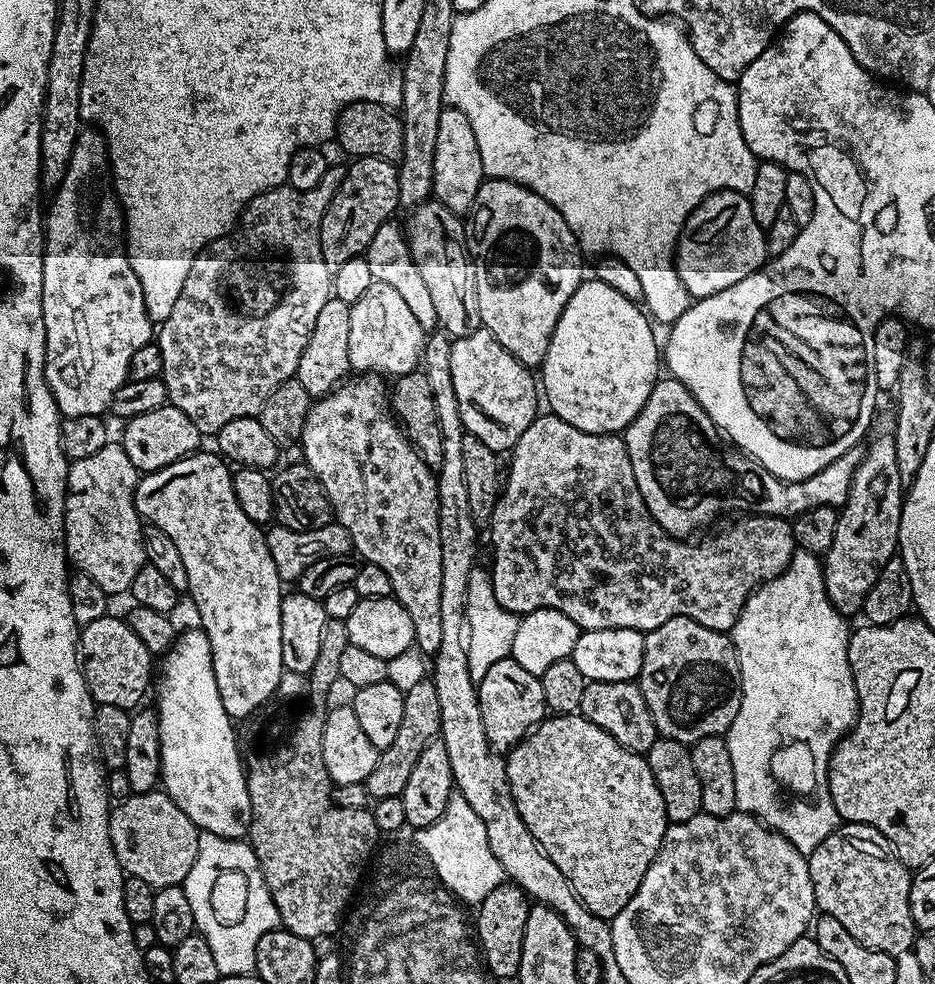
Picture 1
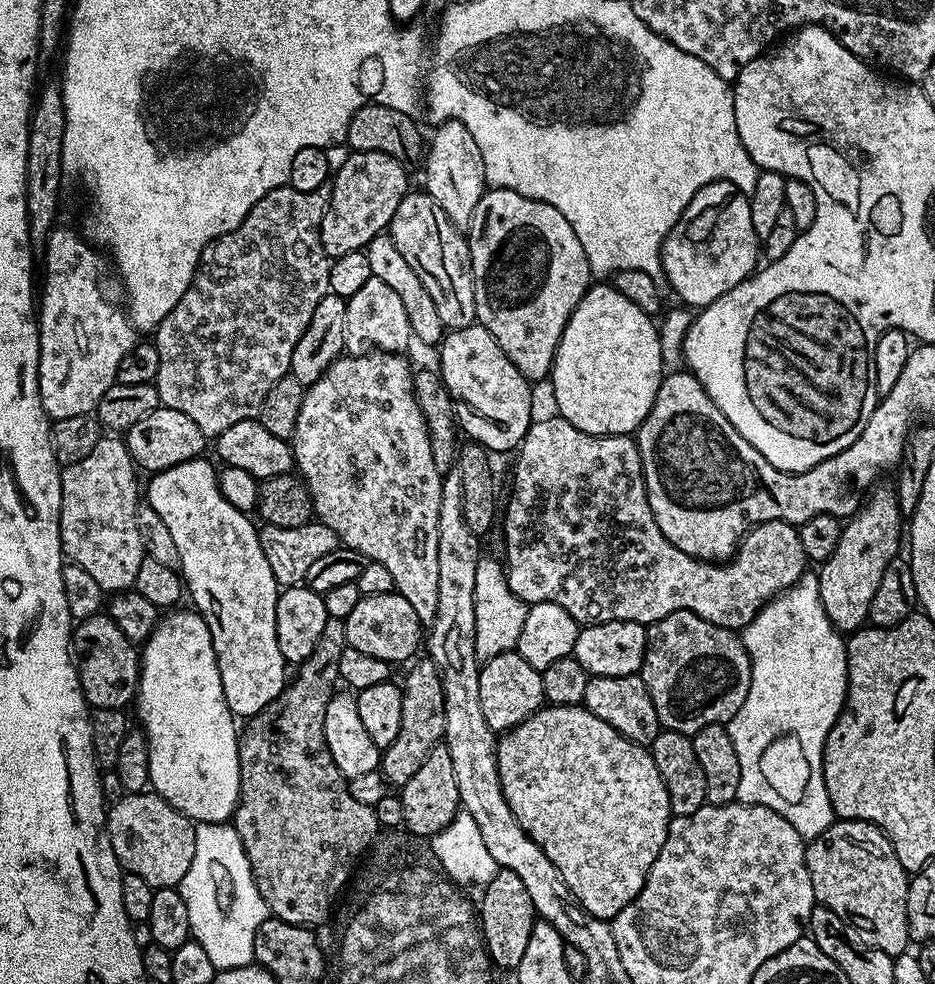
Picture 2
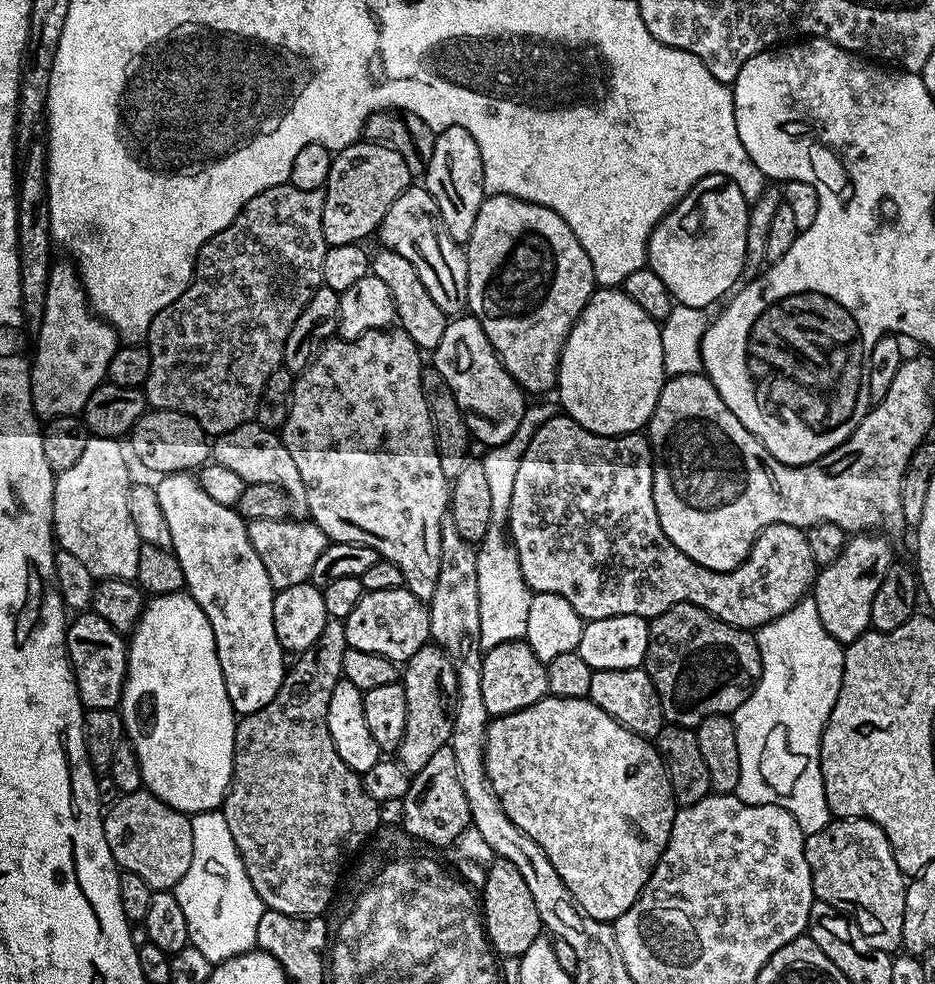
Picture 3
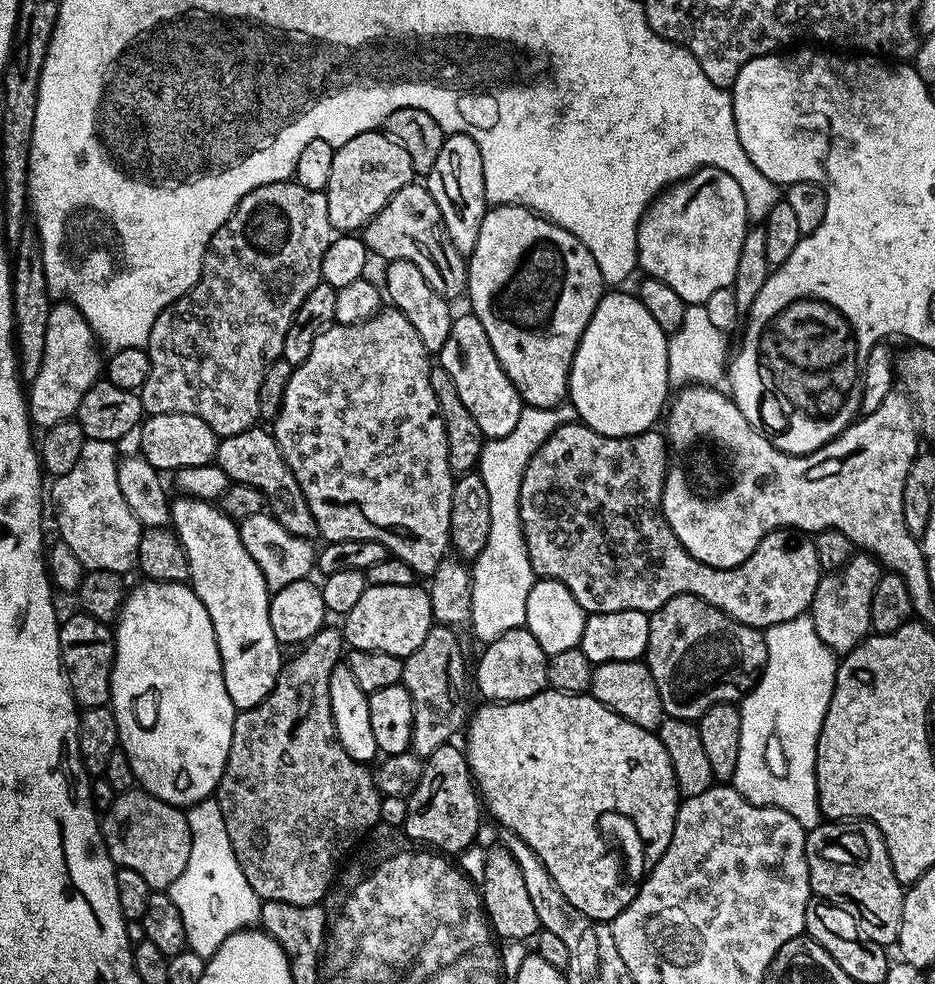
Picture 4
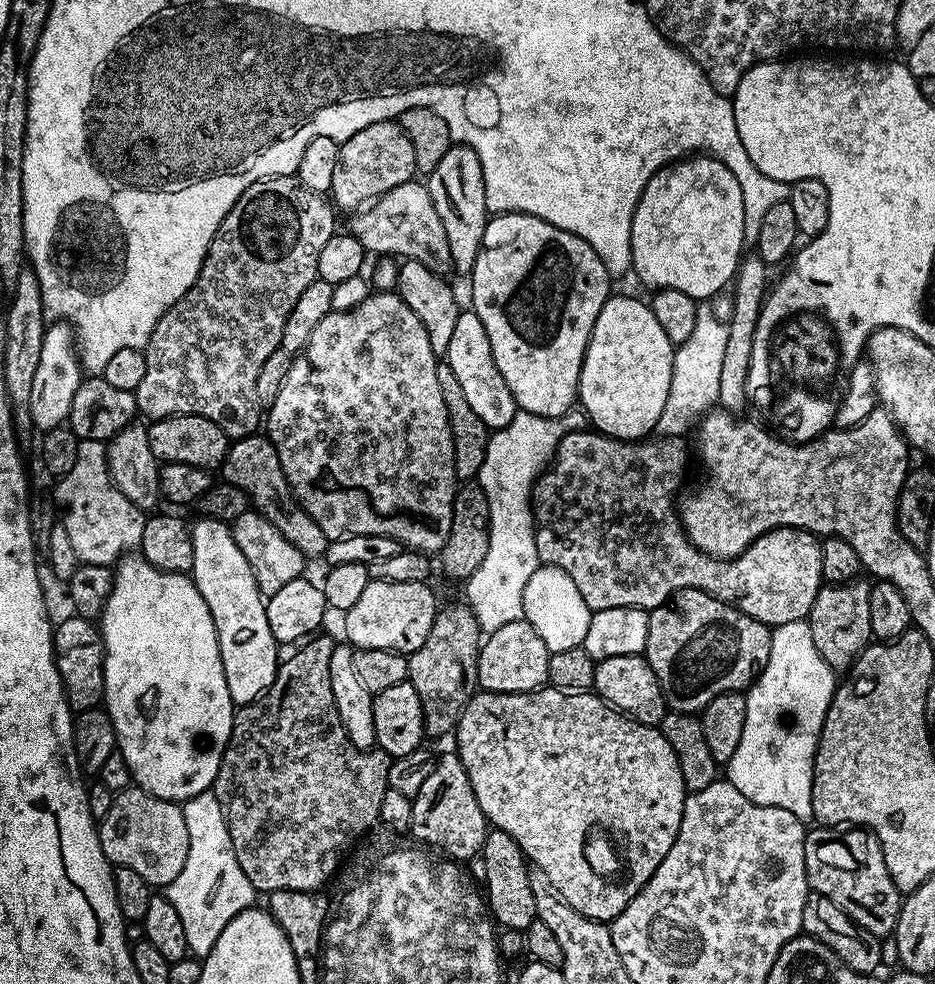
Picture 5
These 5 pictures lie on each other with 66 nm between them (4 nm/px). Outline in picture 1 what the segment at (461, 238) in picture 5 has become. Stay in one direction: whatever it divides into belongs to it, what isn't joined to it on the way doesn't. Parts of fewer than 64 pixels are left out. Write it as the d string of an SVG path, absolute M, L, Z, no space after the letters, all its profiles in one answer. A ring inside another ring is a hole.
M445 106L438 122L438 143L434 146L434 182L432 183L432 196L441 204L447 206L457 214L468 214L472 211L472 203L478 194L481 184L486 177L482 166L482 154L478 154L478 138L474 138L474 129L470 126L470 118L462 114L462 110Z

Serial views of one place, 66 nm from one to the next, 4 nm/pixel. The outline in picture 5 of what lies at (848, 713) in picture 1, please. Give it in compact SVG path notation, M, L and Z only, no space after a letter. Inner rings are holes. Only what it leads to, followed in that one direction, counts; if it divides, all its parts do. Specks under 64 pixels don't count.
M807 619L798 622L786 622L785 624L777 624L772 628L772 641L770 642L770 658L766 662L766 666L760 675L756 677L755 684L747 689L746 695L746 726L742 730L742 738L738 742L738 750L734 750L734 758L730 758L726 765L726 779L728 783L733 784L742 794L746 794L746 798L750 798L750 802L761 804L762 806L774 806L782 810L790 810L790 814L794 814L798 819L805 822L812 820L812 771L814 770L814 762L816 761L816 747L820 741L820 722L826 718L826 710L828 709L829 699L836 693L836 685L838 676L835 671L829 669L826 658L822 658L822 654L818 654L818 646L814 646L814 638L810 638L810 626Z

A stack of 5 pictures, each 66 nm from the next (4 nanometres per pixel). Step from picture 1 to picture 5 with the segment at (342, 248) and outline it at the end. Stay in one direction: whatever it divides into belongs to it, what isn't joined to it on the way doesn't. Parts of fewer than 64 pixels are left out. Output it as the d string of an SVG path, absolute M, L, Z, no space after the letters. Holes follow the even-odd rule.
M396 120L374 122L340 144L338 166L334 166L334 182L330 200L337 209L359 210L380 199L382 194L402 186L417 175L414 146Z

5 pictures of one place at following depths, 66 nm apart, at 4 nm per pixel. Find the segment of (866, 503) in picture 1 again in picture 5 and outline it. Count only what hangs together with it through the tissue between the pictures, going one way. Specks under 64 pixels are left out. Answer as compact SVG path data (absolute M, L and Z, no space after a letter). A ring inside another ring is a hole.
M857 578L845 584L821 587L814 598L814 606L810 606L810 614L806 618L810 626L810 638L814 638L814 646L818 646L818 654L826 658L829 669L851 668L860 651L868 647L873 639L870 626L871 589L872 584L867 579Z

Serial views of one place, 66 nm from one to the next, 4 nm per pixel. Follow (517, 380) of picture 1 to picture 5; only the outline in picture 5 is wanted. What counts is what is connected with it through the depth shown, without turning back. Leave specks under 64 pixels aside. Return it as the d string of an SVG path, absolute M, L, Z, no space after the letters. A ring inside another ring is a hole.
M461 311L458 323L454 325L454 334L450 338L446 363L458 377L467 404L472 407L474 414L478 414L478 418L482 418L488 429L510 426L510 418L514 418L514 414L518 411L514 394L510 394L506 378L502 378L502 373L498 371L494 354L490 350L490 338L486 338L486 326L482 326L482 318L478 318L476 312Z

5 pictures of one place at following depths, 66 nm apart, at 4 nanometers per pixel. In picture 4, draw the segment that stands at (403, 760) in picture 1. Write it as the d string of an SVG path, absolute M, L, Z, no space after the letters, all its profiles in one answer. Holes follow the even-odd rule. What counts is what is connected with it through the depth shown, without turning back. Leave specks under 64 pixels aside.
M433 626L422 646L414 654L403 657L403 686L410 690L414 702L414 730L412 731L411 751L426 758L438 750L438 746L449 743L456 731L463 729L468 708L468 688L470 692L470 668L464 665L464 648L448 626Z

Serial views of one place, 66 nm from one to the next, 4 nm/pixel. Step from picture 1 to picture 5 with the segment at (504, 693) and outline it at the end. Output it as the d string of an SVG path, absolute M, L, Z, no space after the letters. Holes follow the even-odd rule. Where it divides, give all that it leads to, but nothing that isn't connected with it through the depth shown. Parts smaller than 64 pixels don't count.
M515 620L483 637L476 683L486 692L535 692L548 684L548 657L550 653L541 635L527 620Z

